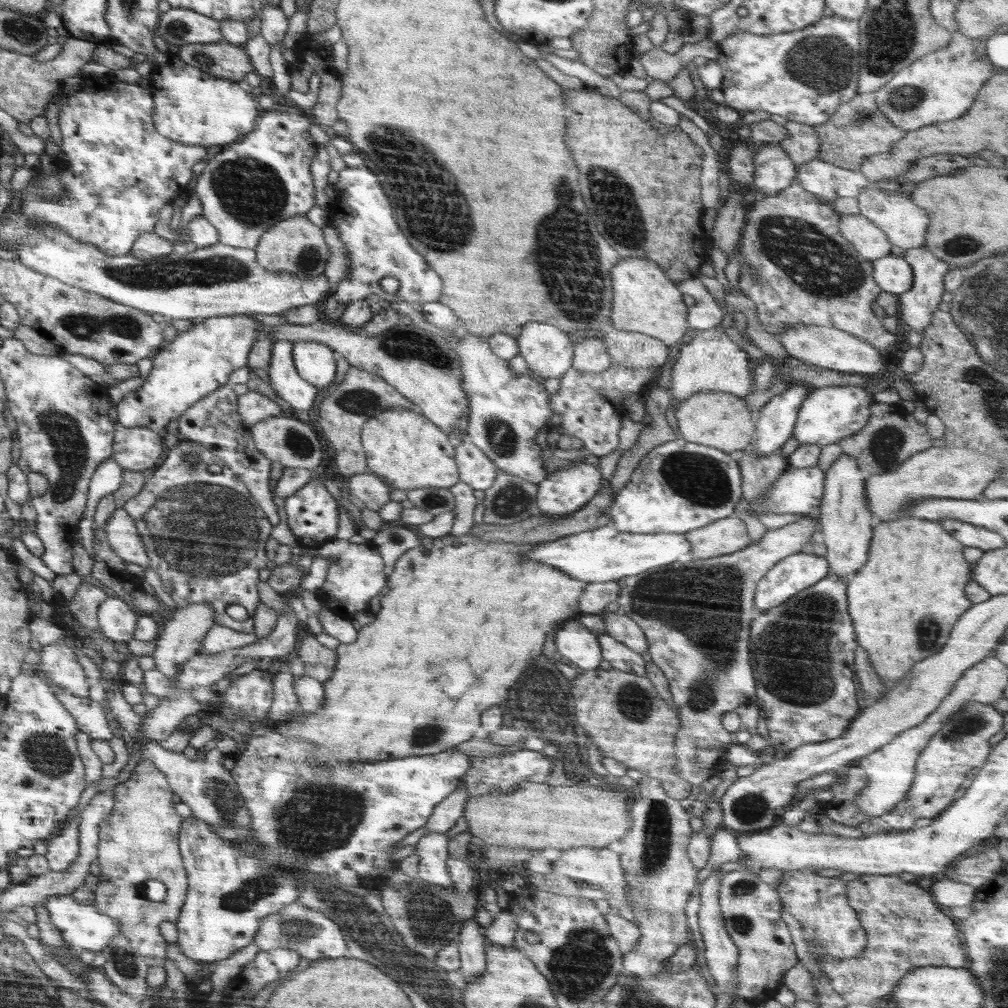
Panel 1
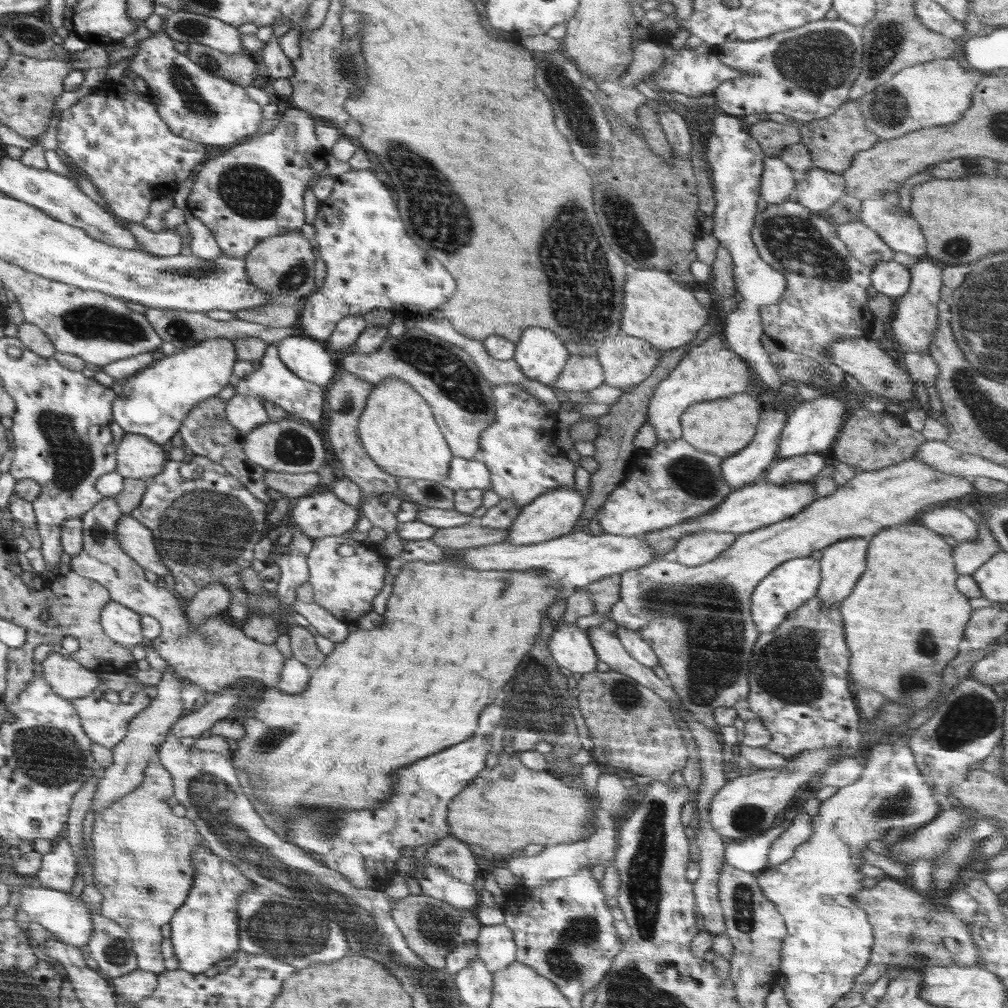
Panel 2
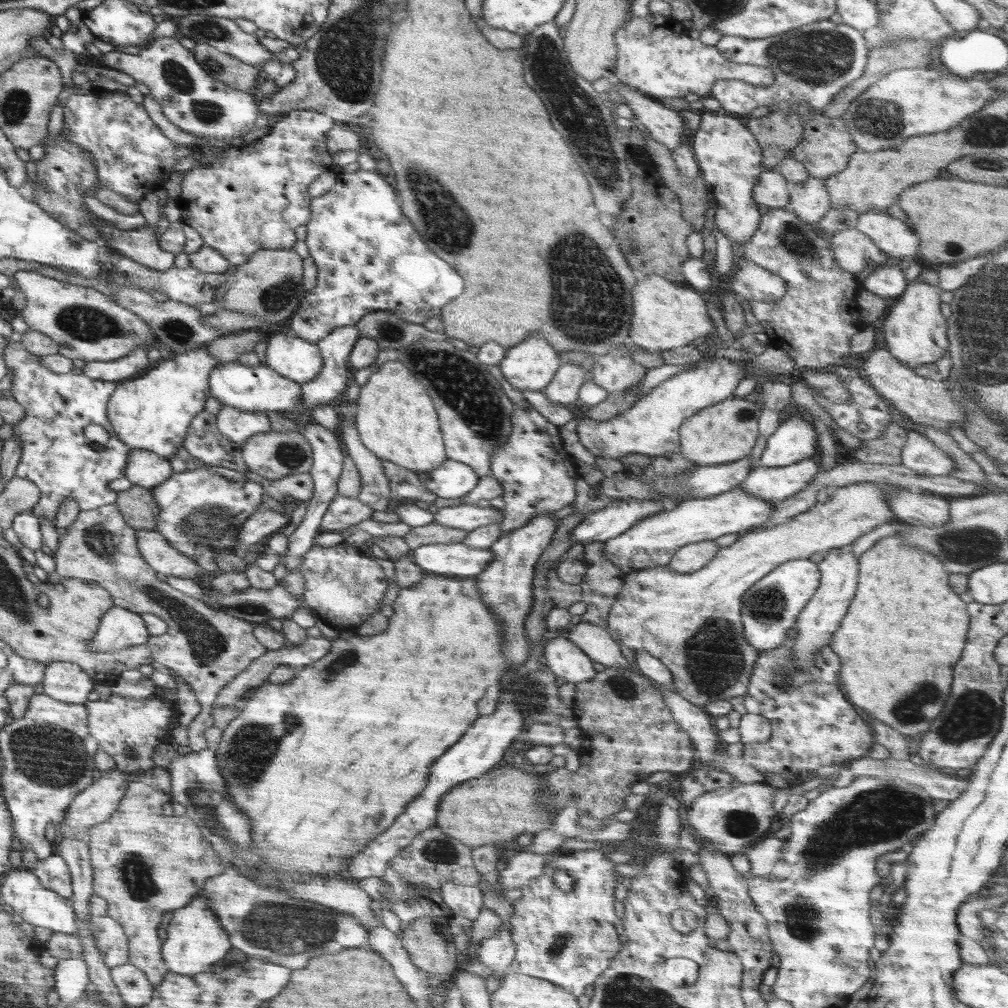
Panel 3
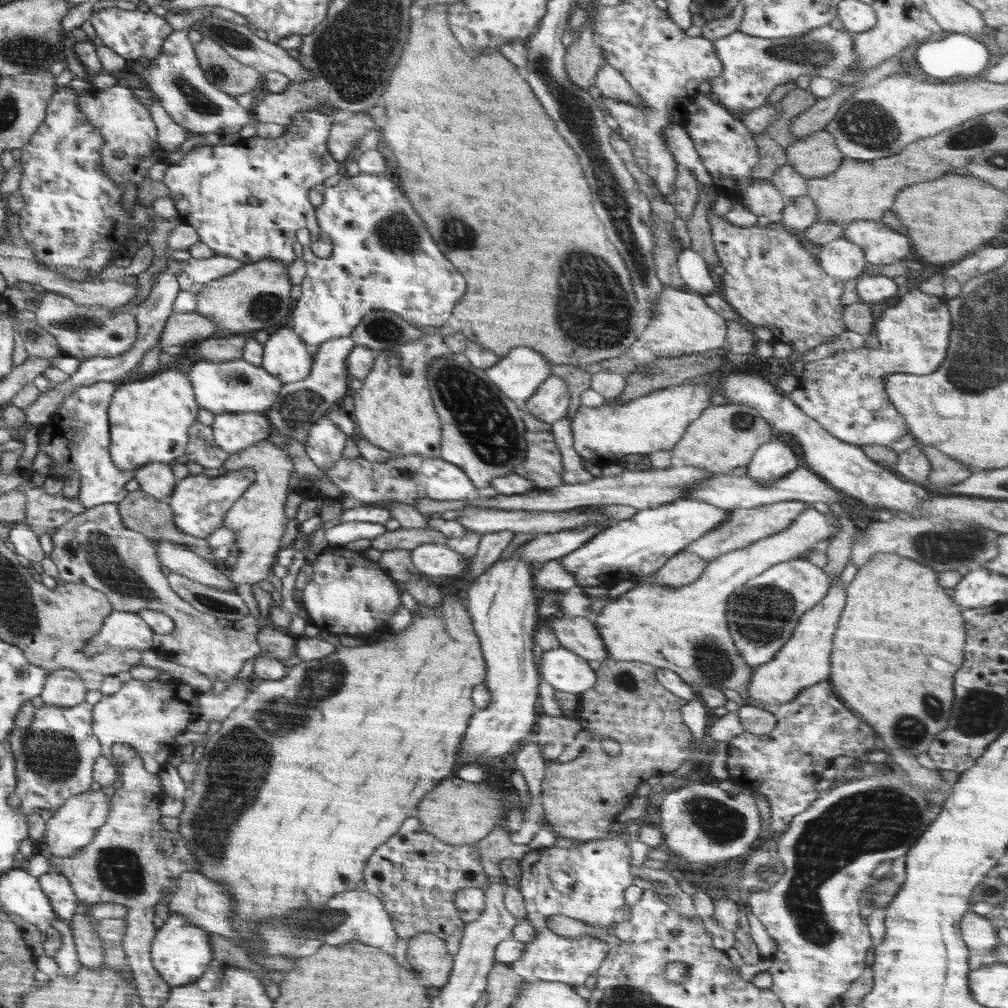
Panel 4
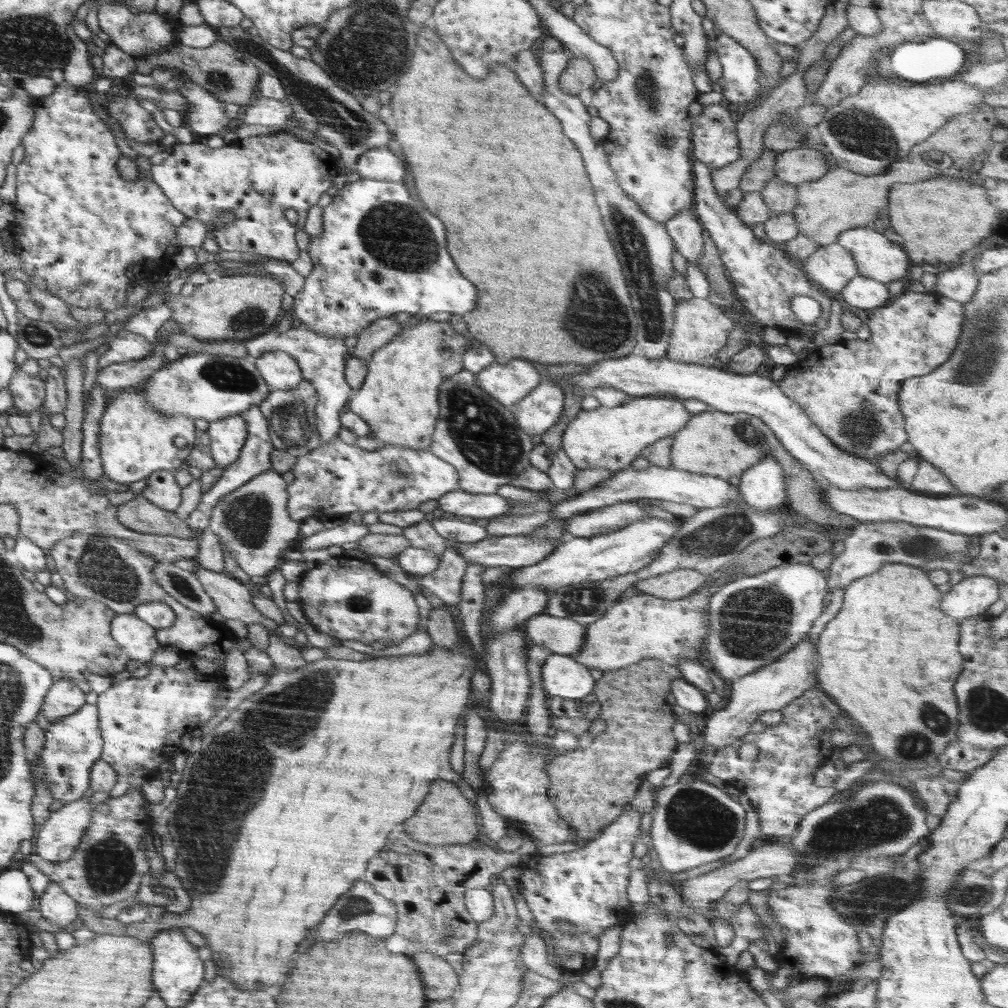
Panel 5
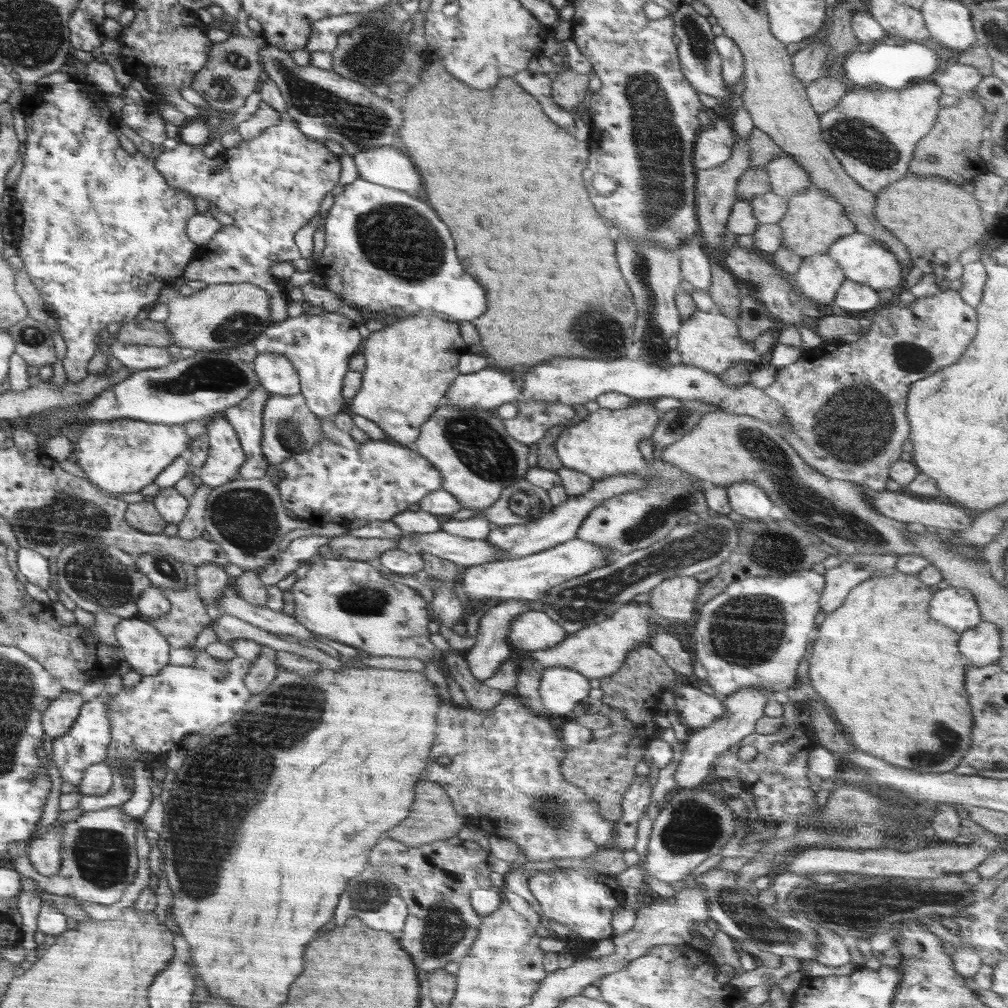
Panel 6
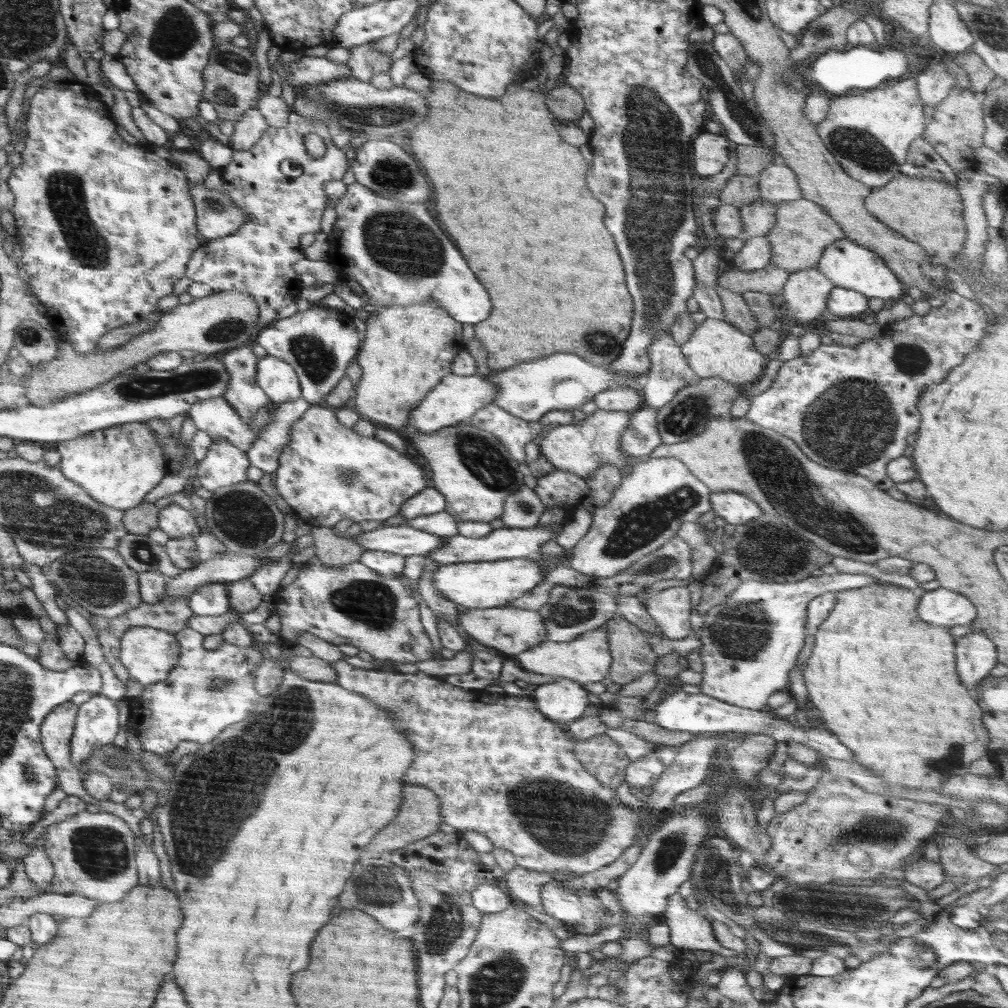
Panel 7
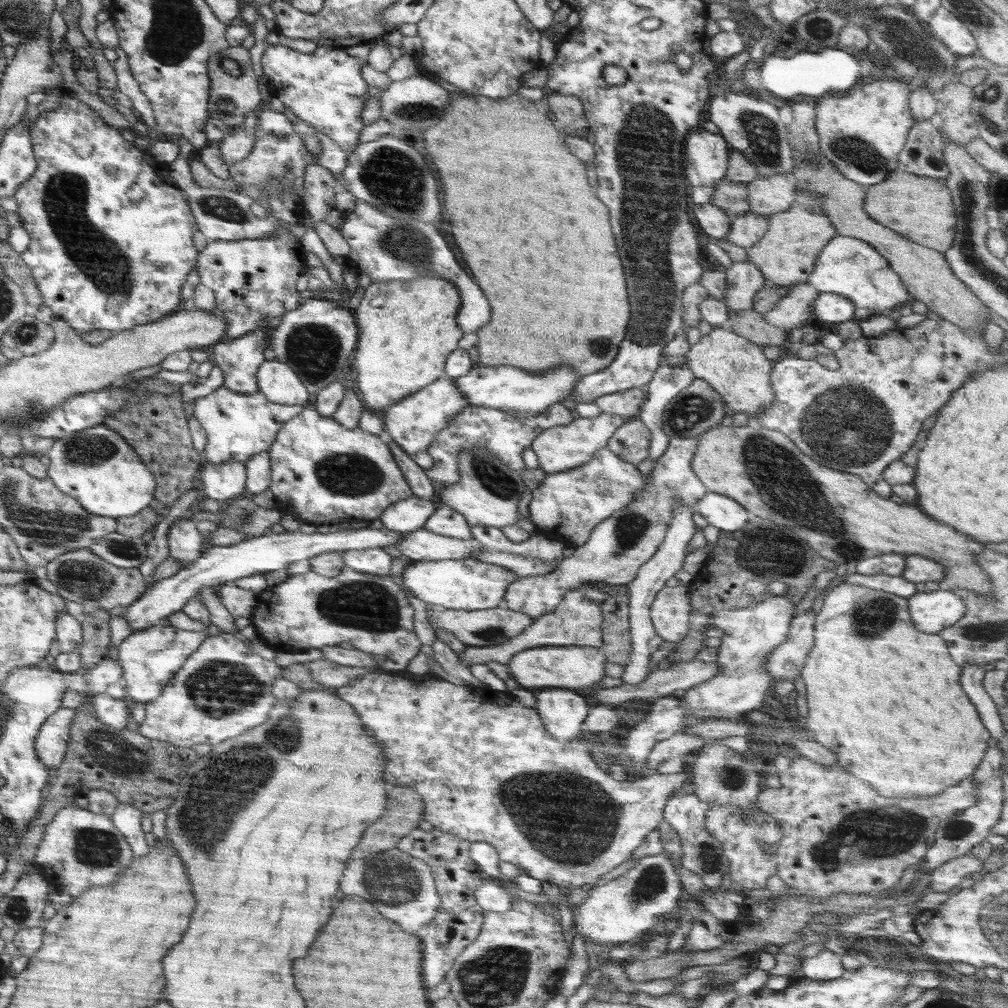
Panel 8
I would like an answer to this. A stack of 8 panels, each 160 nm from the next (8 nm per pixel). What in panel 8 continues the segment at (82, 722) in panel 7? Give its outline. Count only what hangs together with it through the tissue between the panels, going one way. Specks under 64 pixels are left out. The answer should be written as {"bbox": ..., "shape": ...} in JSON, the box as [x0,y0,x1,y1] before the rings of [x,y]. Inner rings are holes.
{"bbox":[91,693,132,729],"shape":[[[96,693],[91,698],[91,708],[95,717],[104,724],[116,729],[125,729],[128,724],[128,711],[132,708],[126,705],[124,698],[113,698],[104,693]]]}

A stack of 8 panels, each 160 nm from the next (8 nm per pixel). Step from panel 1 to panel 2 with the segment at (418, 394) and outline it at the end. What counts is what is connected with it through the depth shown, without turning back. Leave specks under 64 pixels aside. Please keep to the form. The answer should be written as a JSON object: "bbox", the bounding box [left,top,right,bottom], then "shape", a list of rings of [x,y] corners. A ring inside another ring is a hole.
{"bbox":[143,306,496,459],"shape":[[[148,306],[148,310],[143,315],[148,315],[152,328],[163,338],[164,342],[170,342],[176,348],[176,353],[180,350],[192,348],[195,344],[200,344],[200,342],[204,342],[208,338],[224,338],[224,340],[234,341],[235,339],[253,337],[264,341],[267,345],[273,345],[288,337],[303,336],[303,333],[298,328],[262,326],[262,324],[238,319],[218,321],[211,319],[206,313],[188,312],[186,310],[163,311],[160,308],[150,308]],[[417,327],[410,332],[405,331],[398,338],[387,337],[384,344],[372,354],[347,351],[338,357],[338,366],[339,370],[375,385],[390,377],[403,378],[432,410],[453,457],[474,459],[480,448],[480,433],[494,420],[496,405],[492,399],[493,385],[482,377],[472,357],[462,351],[462,348]]]}

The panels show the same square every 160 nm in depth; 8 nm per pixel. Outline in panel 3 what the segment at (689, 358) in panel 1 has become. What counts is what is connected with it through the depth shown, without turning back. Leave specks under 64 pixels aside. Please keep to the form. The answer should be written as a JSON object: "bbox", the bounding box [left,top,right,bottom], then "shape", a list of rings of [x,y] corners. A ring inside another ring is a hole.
{"bbox":[577,358,746,459],"shape":[[[713,358],[711,361],[703,361],[699,364],[694,363],[691,365],[692,368],[682,370],[676,376],[662,381],[659,386],[651,390],[650,394],[638,400],[636,404],[624,411],[623,414],[618,414],[604,422],[596,422],[585,415],[580,417],[577,427],[580,444],[592,452],[596,458],[608,457],[611,459],[628,457],[630,454],[652,458],[656,456],[668,456],[668,453],[680,448],[679,428],[684,419],[704,408],[733,397],[732,393],[738,387],[738,383],[746,376],[740,363],[733,363],[725,358]]]}

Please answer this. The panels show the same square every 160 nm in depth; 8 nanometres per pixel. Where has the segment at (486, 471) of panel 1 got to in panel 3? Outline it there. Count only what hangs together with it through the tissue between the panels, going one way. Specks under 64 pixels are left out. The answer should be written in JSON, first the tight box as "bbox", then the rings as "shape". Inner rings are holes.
{"bbox":[414,459,479,498],"shape":[[[450,459],[432,471],[414,474],[430,492],[442,498],[460,498],[467,495],[479,481],[478,474],[470,466]]]}

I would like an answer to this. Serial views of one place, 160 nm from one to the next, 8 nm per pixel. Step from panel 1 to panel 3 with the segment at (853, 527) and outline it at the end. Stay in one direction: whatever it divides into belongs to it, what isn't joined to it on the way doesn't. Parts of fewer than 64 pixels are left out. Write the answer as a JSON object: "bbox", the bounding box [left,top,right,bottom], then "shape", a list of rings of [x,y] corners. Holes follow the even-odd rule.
{"bbox":[793,545,859,669],"shape":[[[851,545],[843,546],[841,549],[831,549],[830,554],[817,565],[821,574],[819,587],[795,622],[799,633],[793,644],[793,661],[799,669],[813,665],[815,652],[831,641],[831,636],[840,626],[840,620],[844,618],[857,589],[859,559],[854,557]]]}

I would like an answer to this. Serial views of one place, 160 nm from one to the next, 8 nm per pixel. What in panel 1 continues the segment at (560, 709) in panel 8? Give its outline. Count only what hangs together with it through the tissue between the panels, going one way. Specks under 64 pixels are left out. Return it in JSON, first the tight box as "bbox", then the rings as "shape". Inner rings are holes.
{"bbox":[556,618,603,670],"shape":[[[571,618],[556,628],[556,655],[574,667],[594,670],[603,660],[597,637],[577,618]]]}

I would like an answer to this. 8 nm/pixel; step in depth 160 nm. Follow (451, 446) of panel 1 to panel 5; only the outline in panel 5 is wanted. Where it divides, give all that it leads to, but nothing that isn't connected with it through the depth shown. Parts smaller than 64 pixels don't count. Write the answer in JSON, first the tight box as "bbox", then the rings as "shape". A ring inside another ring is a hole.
{"bbox":[347,316,470,451],"shape":[[[428,316],[428,319],[419,325],[403,329],[390,343],[376,350],[368,359],[366,379],[347,403],[348,411],[365,420],[370,427],[370,436],[385,444],[428,451],[439,415],[440,383],[462,370],[463,356],[469,346],[470,339],[464,334],[457,334],[448,324],[446,317]]]}

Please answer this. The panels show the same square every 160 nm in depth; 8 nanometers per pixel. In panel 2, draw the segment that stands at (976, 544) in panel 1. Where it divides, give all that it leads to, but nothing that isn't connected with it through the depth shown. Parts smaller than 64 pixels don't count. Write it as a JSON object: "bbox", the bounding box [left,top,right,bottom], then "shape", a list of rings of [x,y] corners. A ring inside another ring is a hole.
{"bbox":[922,505,979,542],"shape":[[[935,505],[926,508],[922,524],[939,535],[952,536],[957,542],[974,542],[979,536],[979,526],[965,510]]]}

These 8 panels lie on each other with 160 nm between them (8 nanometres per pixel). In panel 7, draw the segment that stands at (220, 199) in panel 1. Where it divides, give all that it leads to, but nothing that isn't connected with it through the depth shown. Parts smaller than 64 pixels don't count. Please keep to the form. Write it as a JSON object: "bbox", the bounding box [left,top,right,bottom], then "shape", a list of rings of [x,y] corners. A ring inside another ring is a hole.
{"bbox":[186,113,348,333],"shape":[[[297,113],[289,114],[289,124],[282,128],[272,128],[258,139],[249,149],[233,151],[231,161],[219,172],[223,192],[232,202],[239,206],[249,218],[236,232],[212,239],[201,244],[198,251],[191,256],[187,264],[186,276],[194,282],[207,284],[214,291],[240,291],[248,293],[259,308],[259,317],[254,325],[254,333],[272,325],[274,321],[288,318],[298,312],[296,301],[299,299],[301,286],[300,275],[293,270],[292,264],[305,257],[300,244],[300,237],[310,232],[318,233],[320,221],[326,203],[324,184],[332,180],[342,180],[342,176],[348,170],[348,156],[346,149],[336,147],[331,139],[332,130],[319,120],[304,118]],[[317,134],[323,138],[327,146],[324,156],[312,157],[304,147],[304,136]],[[282,160],[296,160],[302,167],[302,174],[296,178],[284,175],[280,171]]]}

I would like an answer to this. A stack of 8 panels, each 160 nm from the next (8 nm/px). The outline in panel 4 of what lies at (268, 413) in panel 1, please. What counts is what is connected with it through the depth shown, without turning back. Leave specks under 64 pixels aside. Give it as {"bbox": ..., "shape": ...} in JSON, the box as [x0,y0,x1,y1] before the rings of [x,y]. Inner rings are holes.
{"bbox":[214,413,271,454],"shape":[[[224,413],[214,418],[214,442],[230,454],[252,446],[271,435],[271,422],[264,413]]]}

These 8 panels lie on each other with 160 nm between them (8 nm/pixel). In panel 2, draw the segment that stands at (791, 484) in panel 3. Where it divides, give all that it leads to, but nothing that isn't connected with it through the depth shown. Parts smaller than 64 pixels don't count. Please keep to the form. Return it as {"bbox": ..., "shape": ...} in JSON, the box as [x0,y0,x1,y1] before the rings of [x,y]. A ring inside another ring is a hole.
{"bbox":[764,453,827,484],"shape":[[[818,453],[803,455],[784,458],[784,460],[779,460],[776,464],[768,466],[764,482],[778,484],[810,482],[827,467],[824,458]]]}

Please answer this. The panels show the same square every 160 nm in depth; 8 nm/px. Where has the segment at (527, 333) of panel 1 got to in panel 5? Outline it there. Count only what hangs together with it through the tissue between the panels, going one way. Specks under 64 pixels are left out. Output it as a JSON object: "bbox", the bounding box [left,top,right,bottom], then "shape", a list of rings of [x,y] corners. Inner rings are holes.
{"bbox":[475,358,542,407],"shape":[[[514,358],[508,364],[493,363],[475,377],[488,396],[506,407],[524,399],[542,381],[535,363],[524,358]]]}

